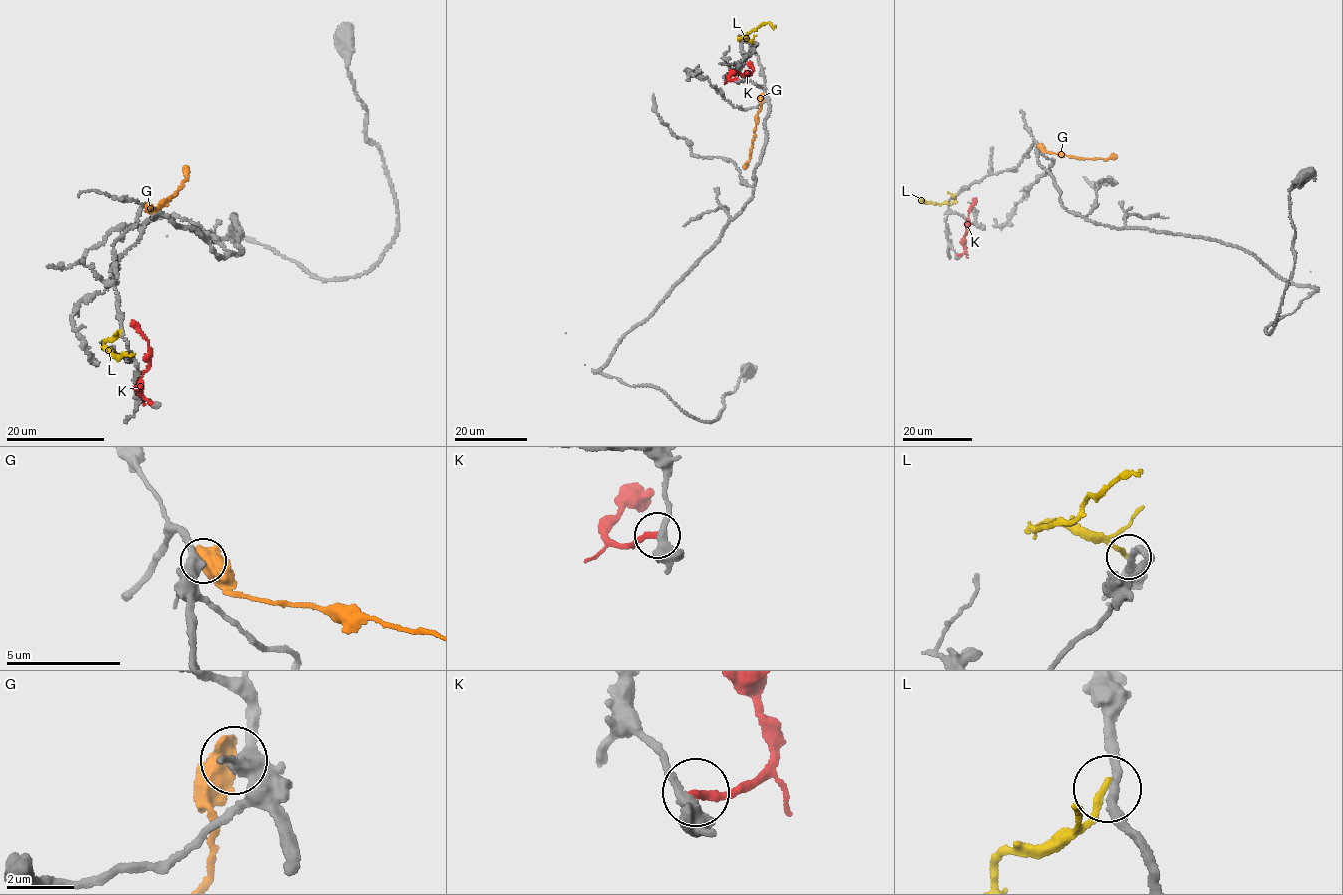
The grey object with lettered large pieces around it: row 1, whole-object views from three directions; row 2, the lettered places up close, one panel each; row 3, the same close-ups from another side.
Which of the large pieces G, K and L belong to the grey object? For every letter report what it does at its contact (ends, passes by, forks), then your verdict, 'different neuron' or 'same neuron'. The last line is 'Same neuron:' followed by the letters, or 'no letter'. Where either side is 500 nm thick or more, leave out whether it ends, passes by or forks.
G: different neuron
K: it ends; different neuron
L: it ends; different neuron
Same neuron: no letter

